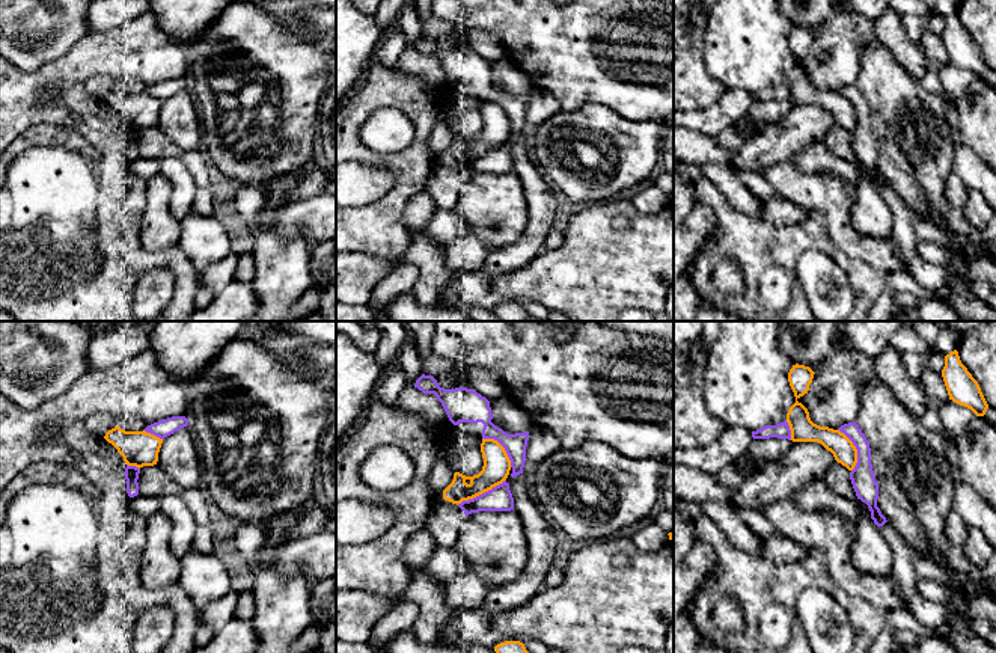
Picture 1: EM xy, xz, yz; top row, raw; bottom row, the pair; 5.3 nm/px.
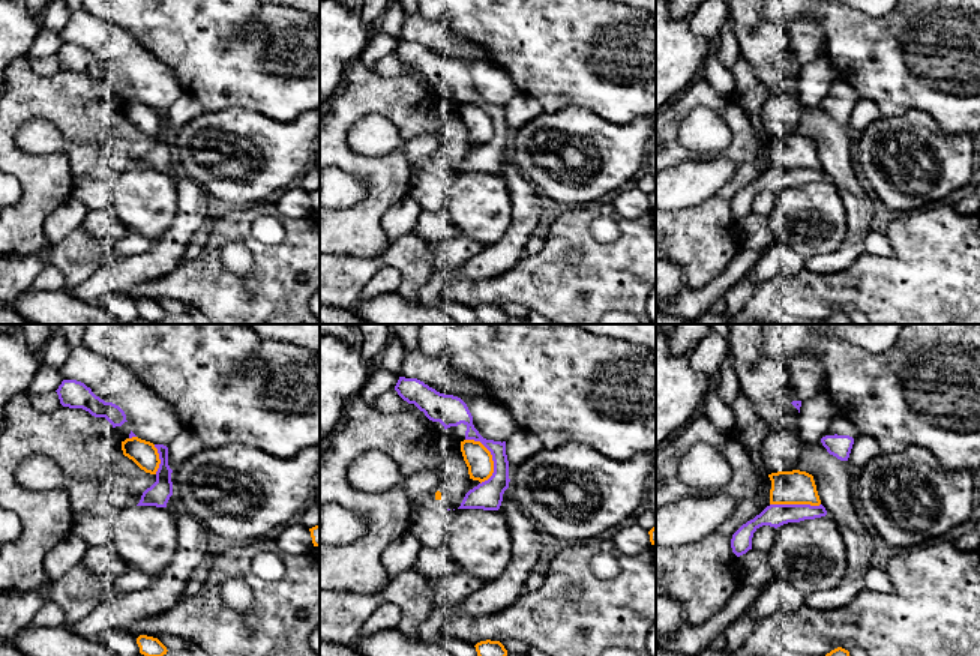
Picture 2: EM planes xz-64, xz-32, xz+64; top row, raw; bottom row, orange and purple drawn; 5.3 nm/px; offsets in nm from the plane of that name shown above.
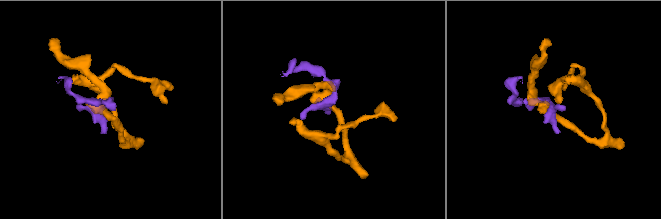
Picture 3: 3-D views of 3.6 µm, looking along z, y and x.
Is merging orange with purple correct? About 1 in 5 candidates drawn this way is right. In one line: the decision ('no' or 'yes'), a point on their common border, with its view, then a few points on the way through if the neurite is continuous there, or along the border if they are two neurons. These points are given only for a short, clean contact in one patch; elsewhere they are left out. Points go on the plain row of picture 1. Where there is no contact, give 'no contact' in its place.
no; meets orange in xz at (481, 156)

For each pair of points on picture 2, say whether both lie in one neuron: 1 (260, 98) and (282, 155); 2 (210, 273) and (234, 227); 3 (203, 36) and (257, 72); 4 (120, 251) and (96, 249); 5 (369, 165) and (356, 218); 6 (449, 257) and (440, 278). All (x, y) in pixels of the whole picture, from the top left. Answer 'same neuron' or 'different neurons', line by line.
1: different neurons
2: same neuron
3: same neuron
4: different neurons
5: same neuron
6: different neurons

